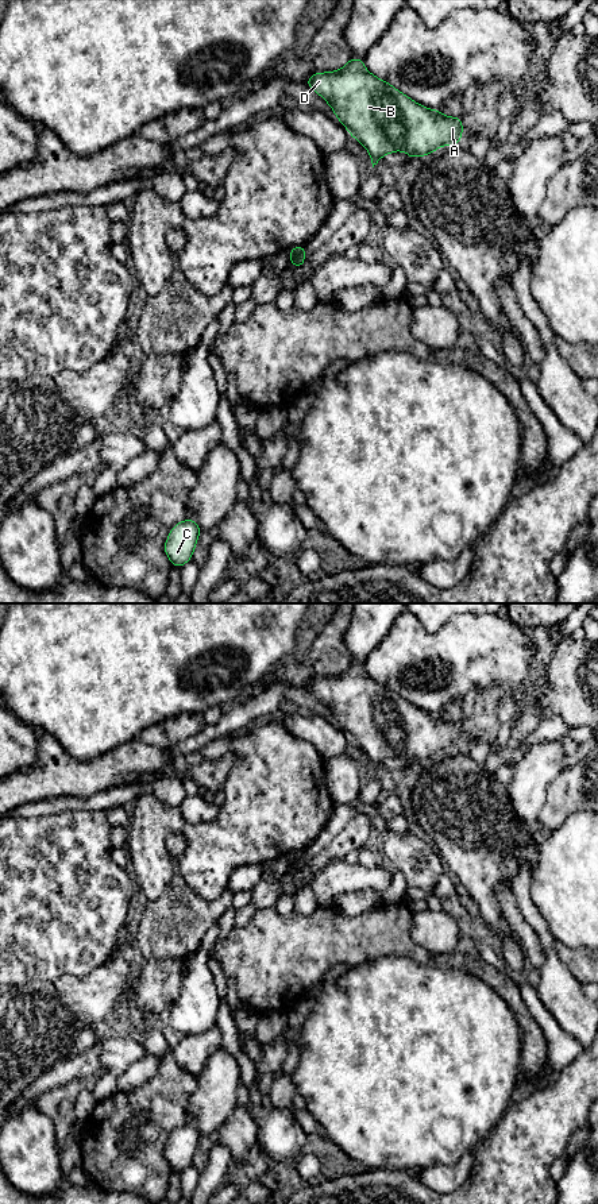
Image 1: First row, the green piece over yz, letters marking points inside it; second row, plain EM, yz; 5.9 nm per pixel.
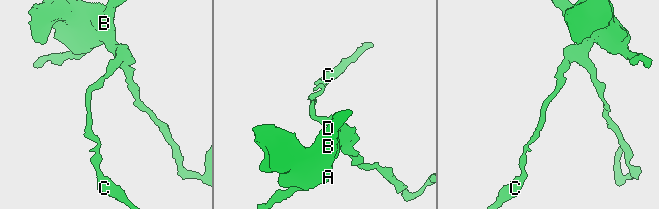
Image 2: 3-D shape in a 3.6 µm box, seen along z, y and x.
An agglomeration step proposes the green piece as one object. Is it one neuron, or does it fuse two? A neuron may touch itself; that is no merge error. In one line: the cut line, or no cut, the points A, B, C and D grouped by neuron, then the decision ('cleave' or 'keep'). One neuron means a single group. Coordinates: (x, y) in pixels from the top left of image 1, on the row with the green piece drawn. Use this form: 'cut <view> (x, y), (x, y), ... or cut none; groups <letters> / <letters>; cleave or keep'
cut yz (305, 249), (290, 258); groups A B D / C; cleave

